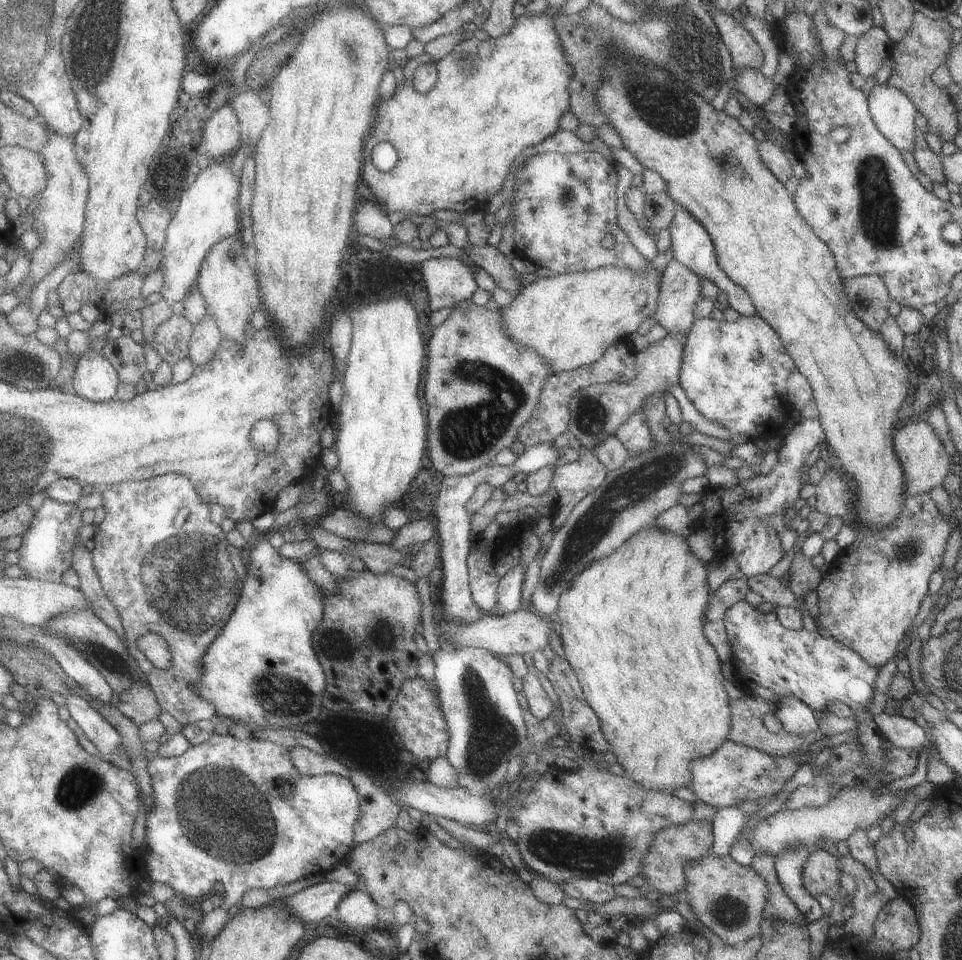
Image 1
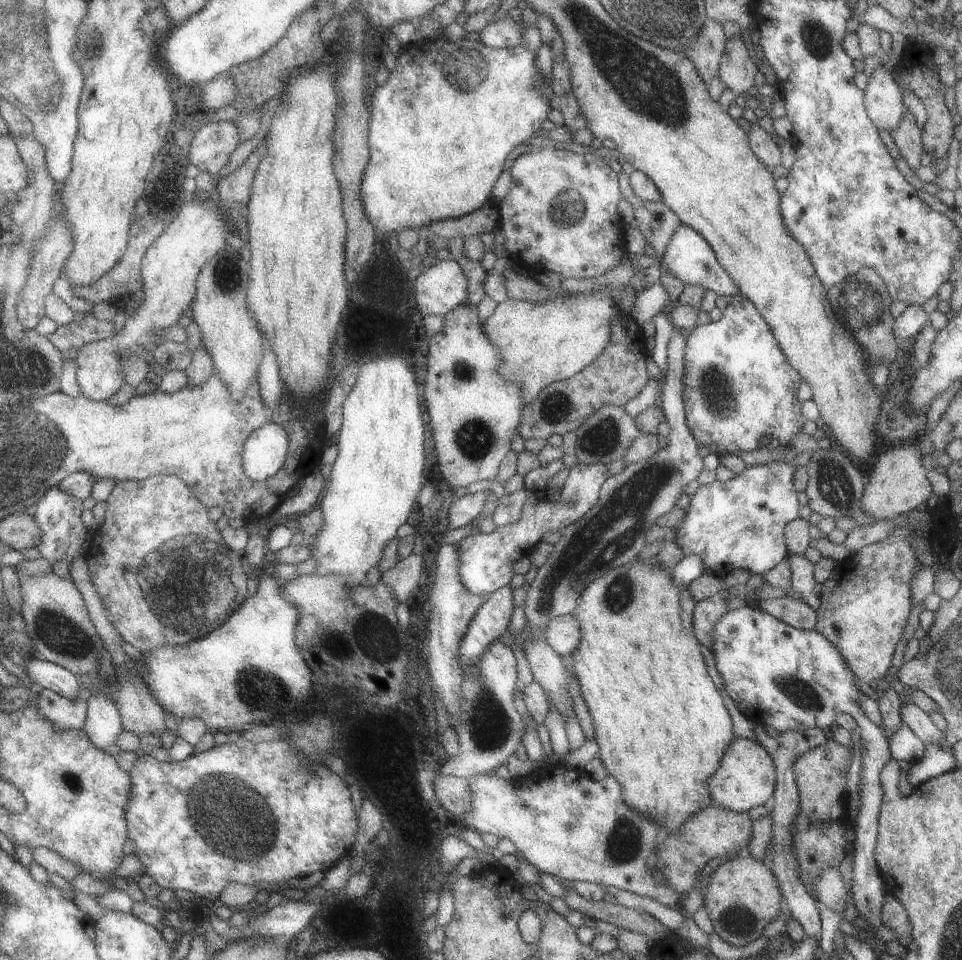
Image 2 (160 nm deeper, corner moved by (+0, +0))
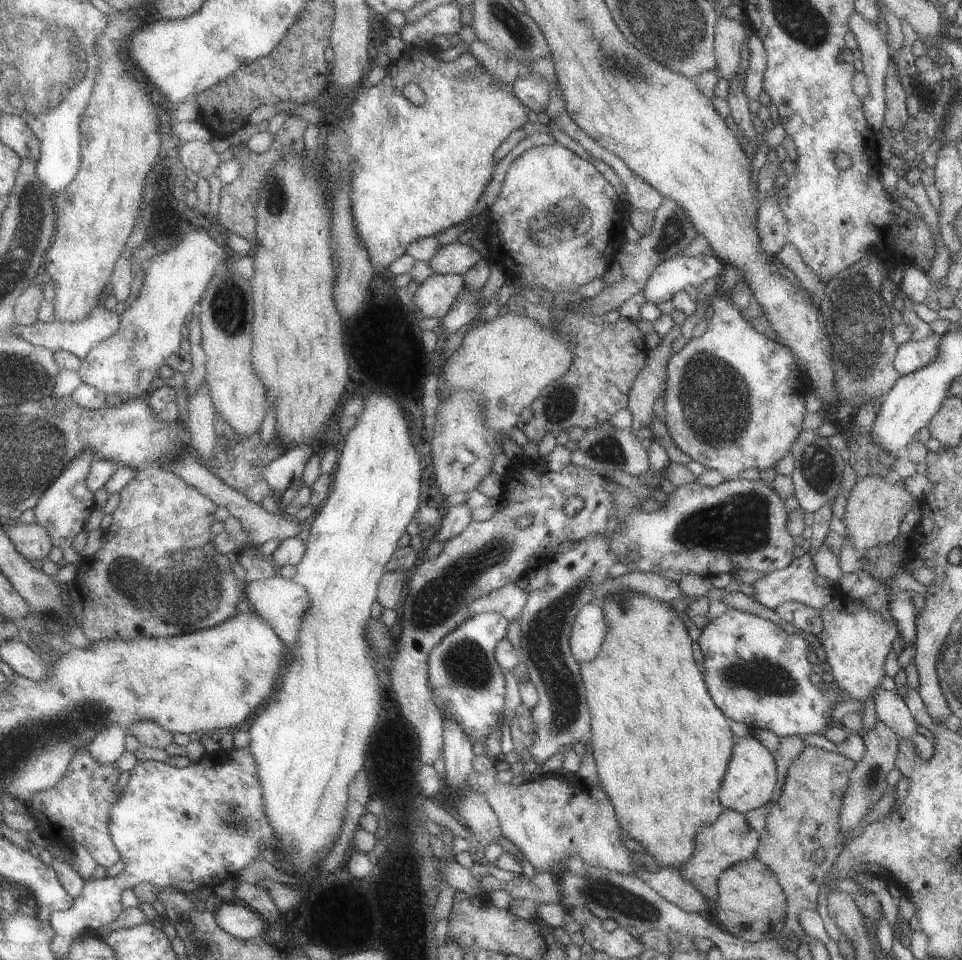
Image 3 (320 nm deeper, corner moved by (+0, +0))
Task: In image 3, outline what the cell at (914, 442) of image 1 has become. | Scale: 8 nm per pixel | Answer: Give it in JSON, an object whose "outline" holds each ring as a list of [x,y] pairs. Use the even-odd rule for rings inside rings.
{"outline":[[[877,475],[856,479],[846,497],[845,511],[841,522],[845,528],[844,538],[852,546],[854,553],[891,543],[897,536],[897,528],[904,514],[915,504],[921,505],[921,497],[914,497],[901,486],[896,476],[882,478]]]}

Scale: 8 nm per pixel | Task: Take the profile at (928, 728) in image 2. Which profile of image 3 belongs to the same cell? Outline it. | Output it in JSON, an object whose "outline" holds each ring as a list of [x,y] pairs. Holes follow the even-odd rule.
{"outline":[[[877,687],[872,692],[876,720],[886,725],[899,739],[915,733],[916,720],[907,710],[902,696]]]}

